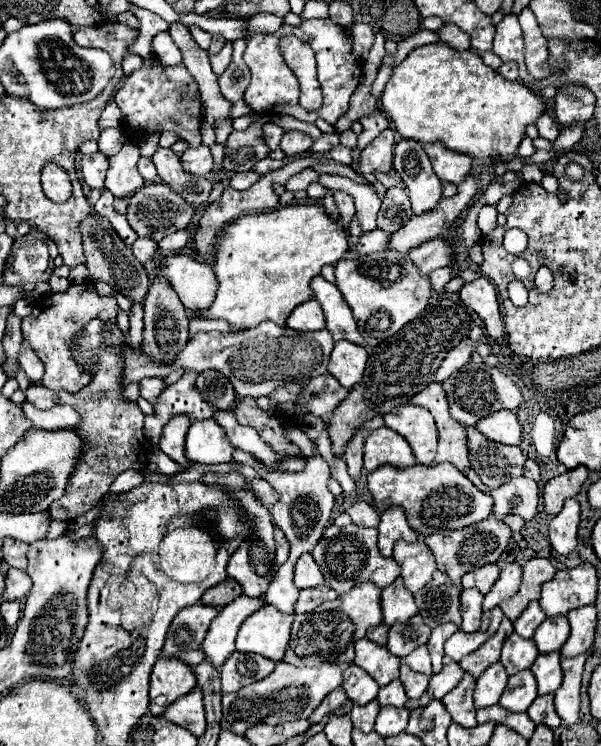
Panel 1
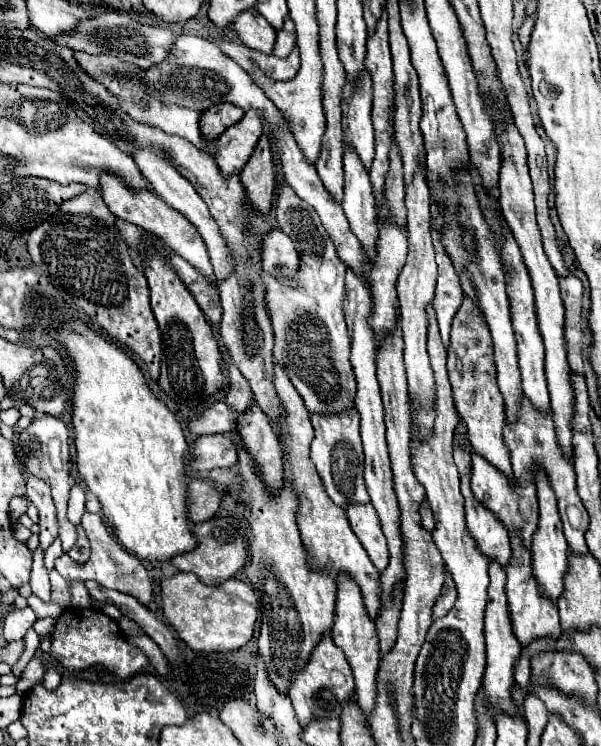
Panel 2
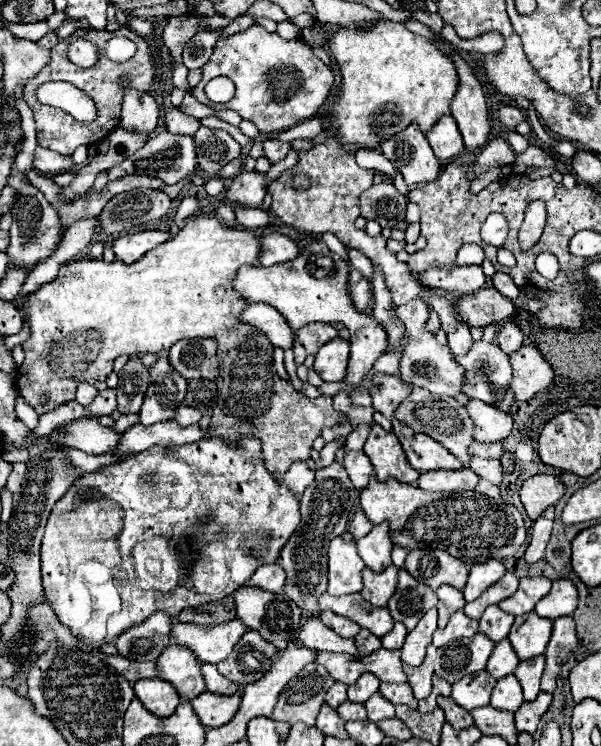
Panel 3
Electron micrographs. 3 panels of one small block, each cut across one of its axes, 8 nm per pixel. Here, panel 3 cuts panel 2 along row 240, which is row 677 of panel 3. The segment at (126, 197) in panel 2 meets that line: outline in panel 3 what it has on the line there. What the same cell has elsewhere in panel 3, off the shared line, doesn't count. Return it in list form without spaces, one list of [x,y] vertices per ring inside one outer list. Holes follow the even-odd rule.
[[[168,646],[164,654],[158,658],[160,678],[172,682],[182,698],[196,698],[198,694],[206,692],[204,676],[200,674],[202,662],[196,662],[184,646]]]

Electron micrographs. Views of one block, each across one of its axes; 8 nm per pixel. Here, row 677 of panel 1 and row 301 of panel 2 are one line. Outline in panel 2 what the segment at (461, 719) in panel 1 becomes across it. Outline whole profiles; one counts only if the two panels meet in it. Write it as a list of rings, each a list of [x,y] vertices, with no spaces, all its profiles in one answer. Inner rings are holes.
[[[466,296],[452,322],[450,348],[448,348],[448,374],[450,374],[458,414],[468,426],[466,434],[468,434],[472,450],[480,454],[484,460],[488,460],[492,466],[496,466],[504,476],[508,476],[508,480],[514,478],[512,464],[510,464],[510,450],[502,436],[502,430],[506,424],[504,400],[500,398],[500,390],[496,384],[496,366],[494,366],[490,330],[484,318],[480,316],[478,308],[474,306],[474,302]]]

